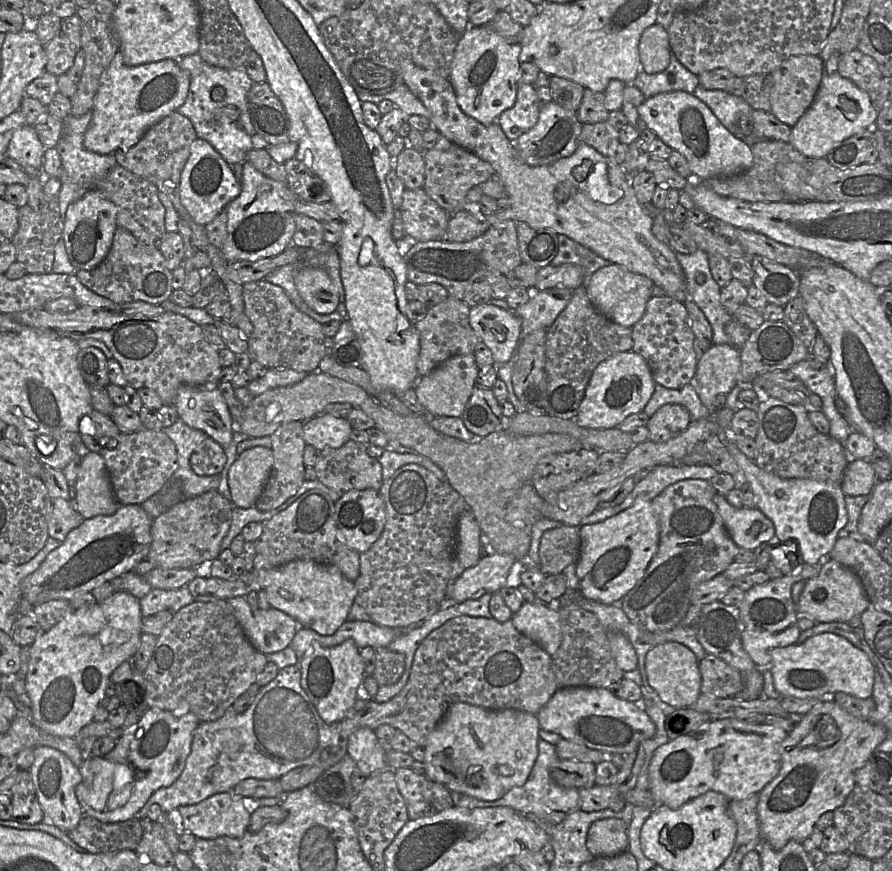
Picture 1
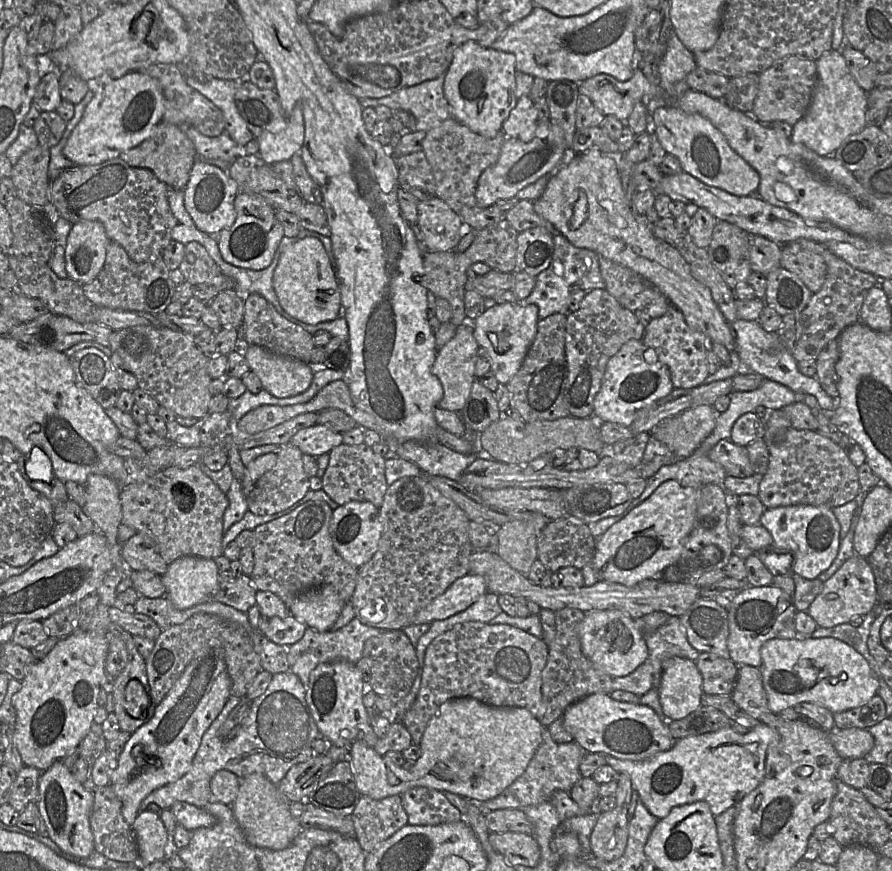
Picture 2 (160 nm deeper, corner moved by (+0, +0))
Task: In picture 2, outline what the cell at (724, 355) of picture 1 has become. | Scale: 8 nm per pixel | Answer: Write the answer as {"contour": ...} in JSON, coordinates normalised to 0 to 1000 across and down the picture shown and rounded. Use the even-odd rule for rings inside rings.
{"contour":[[[889,580],[861,583],[852,602],[867,618],[867,626],[889,637],[889,661],[914,665],[926,656],[937,641],[942,627],[942,602],[933,587],[925,581]]]}

